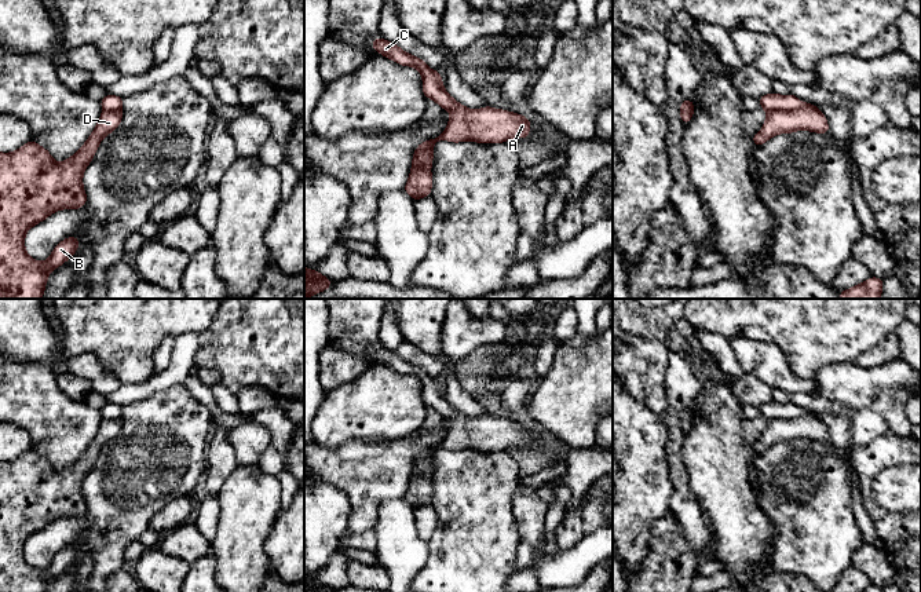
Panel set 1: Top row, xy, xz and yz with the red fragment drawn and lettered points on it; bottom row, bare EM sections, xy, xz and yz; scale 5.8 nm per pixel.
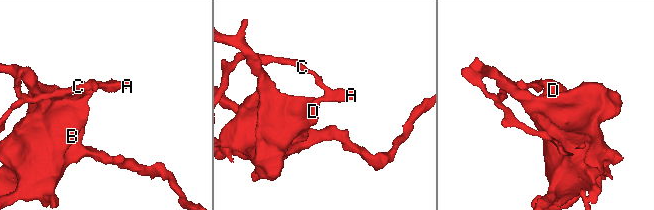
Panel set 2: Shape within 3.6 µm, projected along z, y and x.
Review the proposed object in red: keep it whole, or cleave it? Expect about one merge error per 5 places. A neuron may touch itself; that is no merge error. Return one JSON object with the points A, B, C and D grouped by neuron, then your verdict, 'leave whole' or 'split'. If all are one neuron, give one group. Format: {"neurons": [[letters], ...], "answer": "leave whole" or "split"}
{"neurons": [["A", "C"], ["B", "D"]], "answer": "split"}

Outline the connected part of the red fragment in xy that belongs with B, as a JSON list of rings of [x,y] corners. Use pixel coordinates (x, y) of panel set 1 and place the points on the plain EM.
[[[103,419],[87,450],[62,471],[55,471],[50,460],[34,449],[12,461],[0,461],[0,592],[47,592],[48,582],[73,566],[78,558],[76,544],[61,549],[45,570],[37,570],[25,559],[25,542],[56,519],[78,518],[85,514],[83,482],[102,447],[118,436],[121,428],[121,419]]]

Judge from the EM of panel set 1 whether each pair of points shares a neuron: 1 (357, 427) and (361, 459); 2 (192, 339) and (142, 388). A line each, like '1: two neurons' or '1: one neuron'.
1: two neurons
2: one neuron

